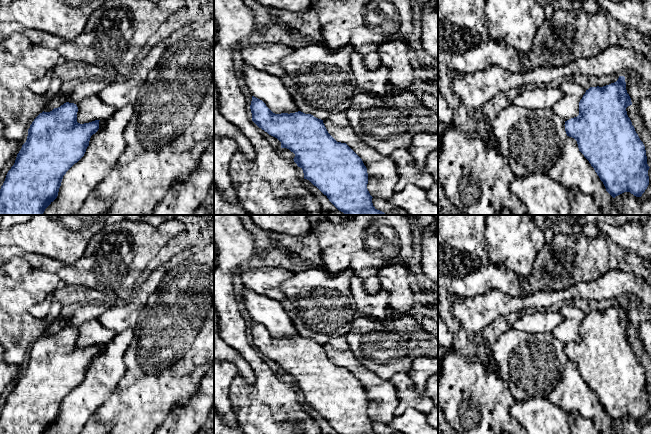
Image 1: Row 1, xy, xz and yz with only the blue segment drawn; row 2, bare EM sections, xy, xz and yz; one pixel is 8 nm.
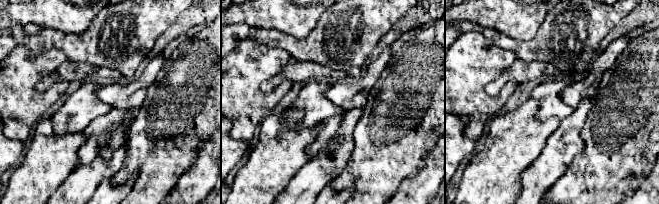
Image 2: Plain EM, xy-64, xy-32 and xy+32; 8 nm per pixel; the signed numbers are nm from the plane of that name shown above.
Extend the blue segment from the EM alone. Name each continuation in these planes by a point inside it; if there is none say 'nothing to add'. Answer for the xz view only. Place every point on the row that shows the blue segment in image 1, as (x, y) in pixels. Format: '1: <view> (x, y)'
1: xz (267, 87)

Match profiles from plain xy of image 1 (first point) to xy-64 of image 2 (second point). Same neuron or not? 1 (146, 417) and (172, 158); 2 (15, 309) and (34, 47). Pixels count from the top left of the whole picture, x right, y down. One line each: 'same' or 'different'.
1: same
2: different

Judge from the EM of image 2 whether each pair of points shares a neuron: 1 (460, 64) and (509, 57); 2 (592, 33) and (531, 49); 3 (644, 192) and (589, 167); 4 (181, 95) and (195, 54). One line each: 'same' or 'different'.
1: same
2: same
3: different
4: same

